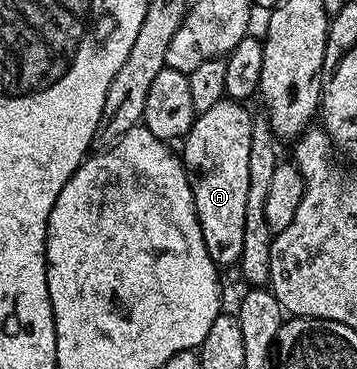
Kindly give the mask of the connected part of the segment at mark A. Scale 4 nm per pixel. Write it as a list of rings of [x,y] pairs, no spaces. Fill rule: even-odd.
[[[223,100],[208,108],[208,112],[197,115],[190,130],[181,143],[180,157],[187,169],[186,185],[192,188],[194,201],[194,217],[196,225],[206,241],[208,256],[212,256],[215,266],[239,265],[244,248],[244,220],[248,208],[248,151],[252,144],[252,128],[254,118],[246,111],[247,107],[241,102]]]

